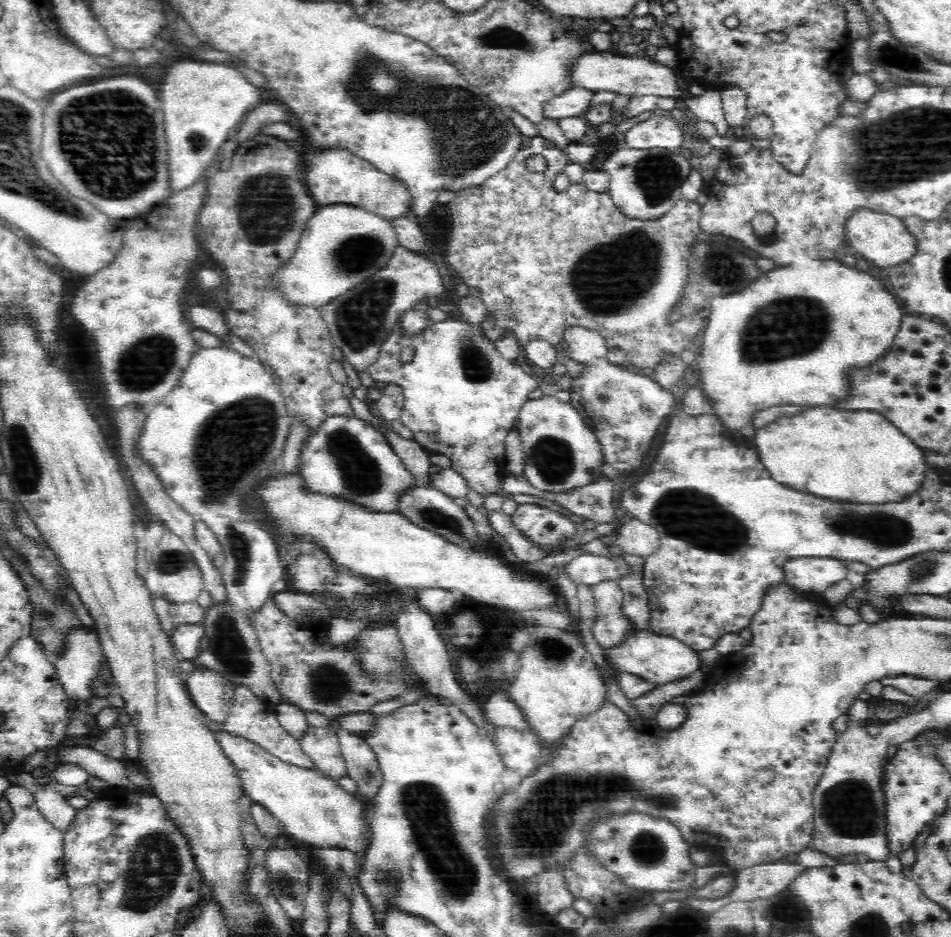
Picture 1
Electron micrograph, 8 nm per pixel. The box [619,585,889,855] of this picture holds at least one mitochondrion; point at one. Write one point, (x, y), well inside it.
(849, 807)

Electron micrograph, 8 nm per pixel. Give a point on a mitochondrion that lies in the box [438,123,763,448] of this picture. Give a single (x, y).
(612, 276)

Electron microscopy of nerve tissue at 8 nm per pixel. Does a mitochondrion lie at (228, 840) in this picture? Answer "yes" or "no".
no

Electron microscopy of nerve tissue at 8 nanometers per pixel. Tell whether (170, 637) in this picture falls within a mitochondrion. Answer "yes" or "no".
no

